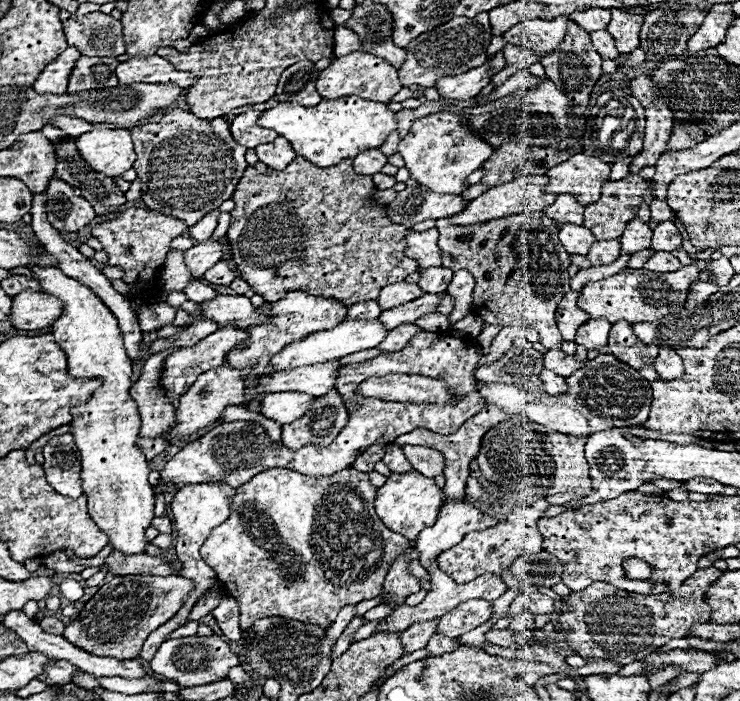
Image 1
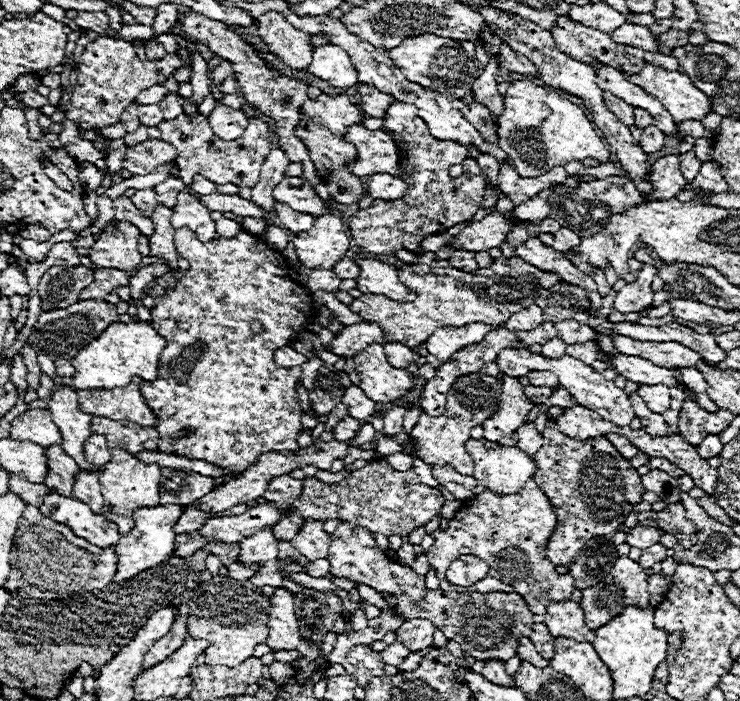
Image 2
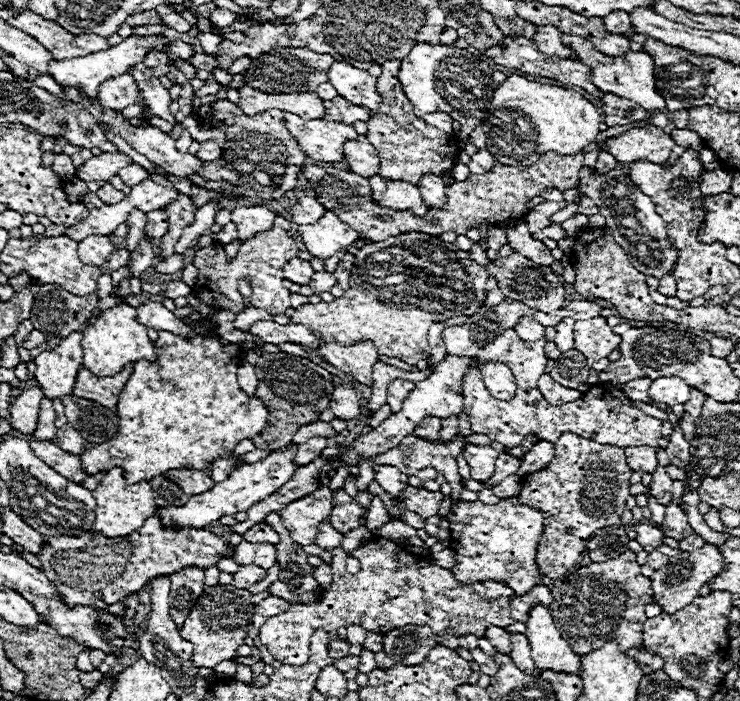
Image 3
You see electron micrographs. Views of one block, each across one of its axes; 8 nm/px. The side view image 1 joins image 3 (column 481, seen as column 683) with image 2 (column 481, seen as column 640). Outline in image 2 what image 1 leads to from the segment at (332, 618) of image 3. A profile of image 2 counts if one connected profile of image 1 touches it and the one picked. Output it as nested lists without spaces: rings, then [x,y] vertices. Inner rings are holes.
[[[338,524],[338,530],[330,538],[330,574],[342,576],[350,582],[366,584],[380,594],[392,594],[396,598],[396,614],[404,620],[412,618],[428,618],[438,630],[444,632],[448,640],[454,640],[462,646],[464,656],[474,656],[476,660],[486,658],[500,658],[510,660],[516,654],[518,638],[522,634],[530,636],[534,626],[532,612],[520,594],[508,592],[472,592],[472,594],[458,594],[454,592],[454,600],[448,598],[444,590],[430,590],[426,588],[426,578],[416,574],[412,568],[402,566],[386,556],[382,548],[372,538],[370,530],[362,530],[358,526]]]

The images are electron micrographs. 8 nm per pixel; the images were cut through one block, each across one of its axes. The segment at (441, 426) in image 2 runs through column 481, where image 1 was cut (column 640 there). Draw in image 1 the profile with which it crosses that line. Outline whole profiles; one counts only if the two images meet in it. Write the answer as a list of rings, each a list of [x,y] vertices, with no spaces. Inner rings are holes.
[[[598,354],[594,360],[588,360],[574,374],[566,376],[566,386],[566,394],[552,396],[540,390],[522,390],[514,384],[478,382],[476,392],[482,396],[484,404],[494,404],[508,414],[528,414],[534,422],[576,438],[588,438],[600,430],[644,424],[648,420],[652,402],[650,382],[612,354]]]

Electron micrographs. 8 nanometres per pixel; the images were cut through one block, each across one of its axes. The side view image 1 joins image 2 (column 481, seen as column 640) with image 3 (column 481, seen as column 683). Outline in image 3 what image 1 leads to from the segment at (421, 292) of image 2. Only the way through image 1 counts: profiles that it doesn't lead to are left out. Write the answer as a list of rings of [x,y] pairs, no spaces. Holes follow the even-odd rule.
[[[408,232],[350,252],[356,258],[350,290],[328,304],[304,304],[290,318],[290,322],[302,322],[302,326],[318,330],[324,342],[336,340],[350,346],[372,340],[382,356],[416,366],[418,360],[430,356],[428,328],[434,322],[472,316],[486,300],[486,270],[470,260],[468,252],[442,242],[438,236]]]

